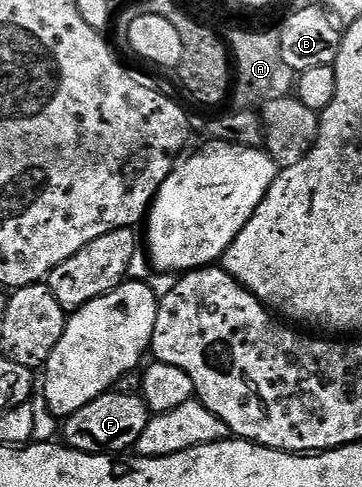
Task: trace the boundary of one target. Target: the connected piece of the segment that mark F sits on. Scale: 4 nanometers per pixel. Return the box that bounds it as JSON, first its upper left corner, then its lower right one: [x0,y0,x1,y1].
[63,391,150,455]

